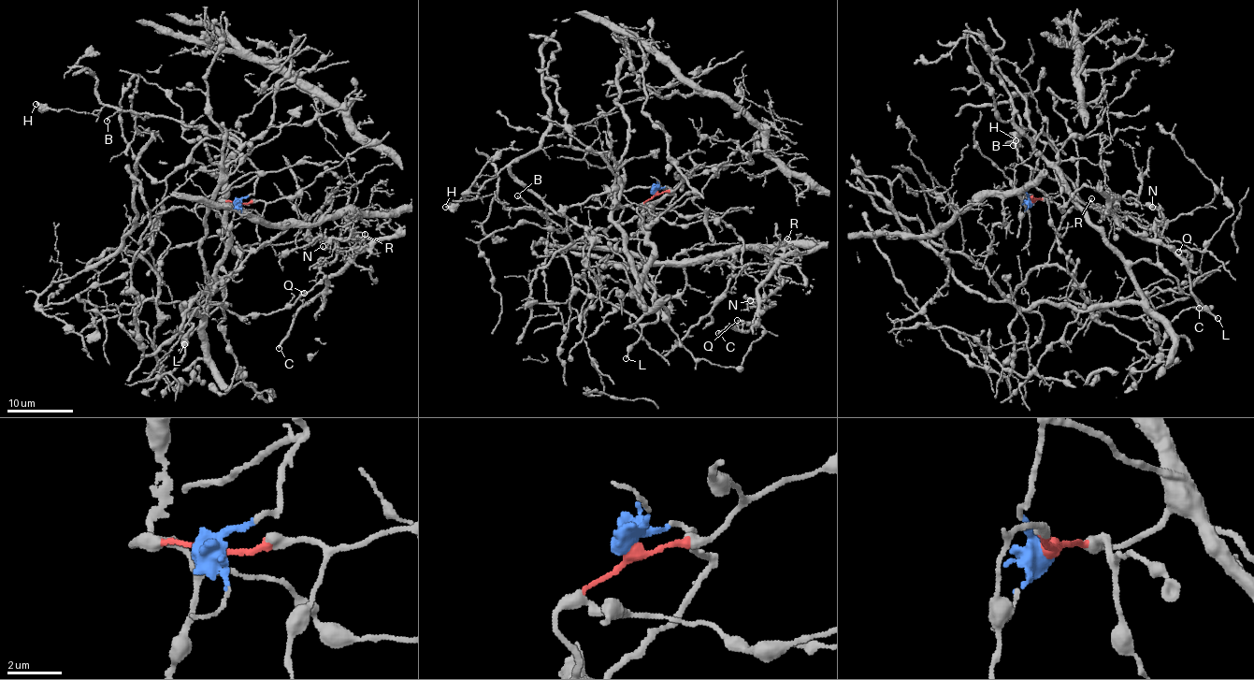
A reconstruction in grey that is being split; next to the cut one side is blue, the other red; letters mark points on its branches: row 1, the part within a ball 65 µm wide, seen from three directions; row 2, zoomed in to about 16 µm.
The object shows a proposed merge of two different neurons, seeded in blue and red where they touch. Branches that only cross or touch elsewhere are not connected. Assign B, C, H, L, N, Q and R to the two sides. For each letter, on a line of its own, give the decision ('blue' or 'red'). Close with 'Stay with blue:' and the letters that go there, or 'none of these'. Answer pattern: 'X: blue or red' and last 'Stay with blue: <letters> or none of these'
B: blue
C: red
H: blue
L: red
N: red
Q: red
R: red
Stay with blue: B, H

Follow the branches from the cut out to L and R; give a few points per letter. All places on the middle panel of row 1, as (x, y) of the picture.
L: (654, 193), (638, 208), (638, 214), (654, 260), (645, 276), (654, 290), (656, 320), (641, 328), (626, 358)
R: (654, 193), (651, 208), (714, 213), (741, 239), (761, 308), (749, 300), (788, 239)

